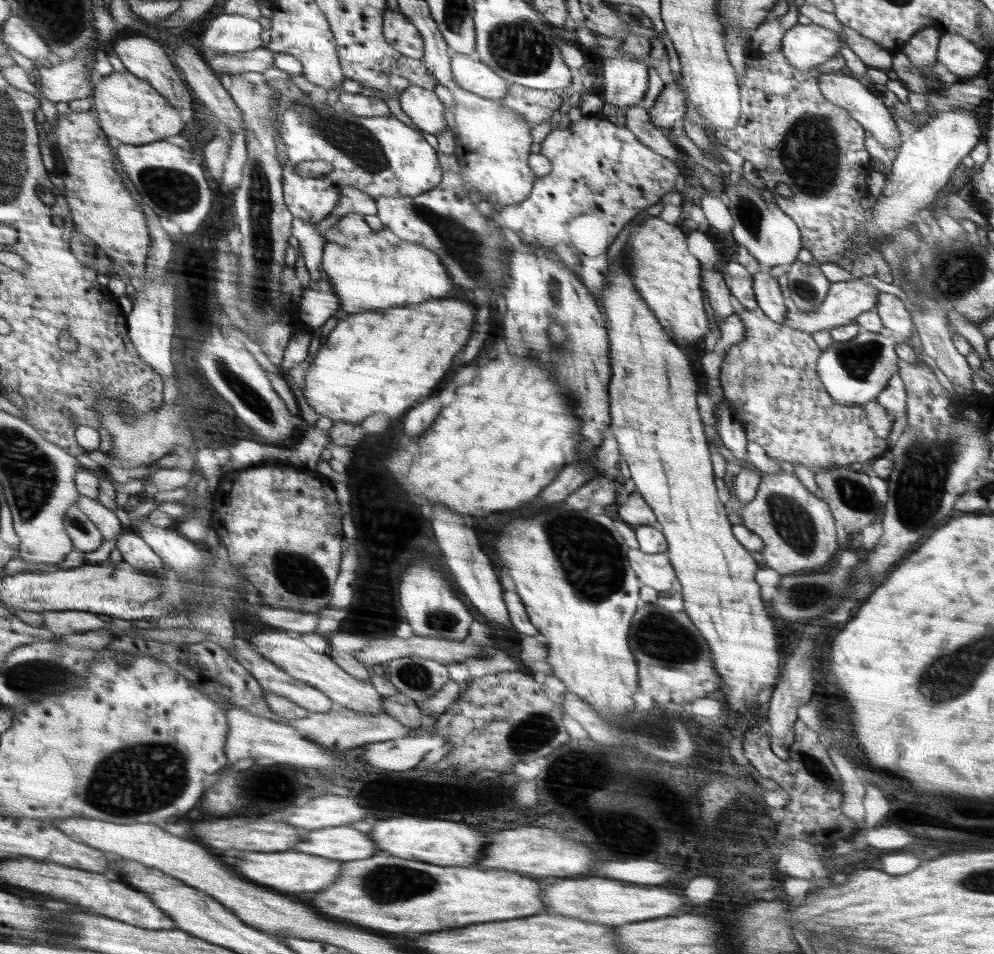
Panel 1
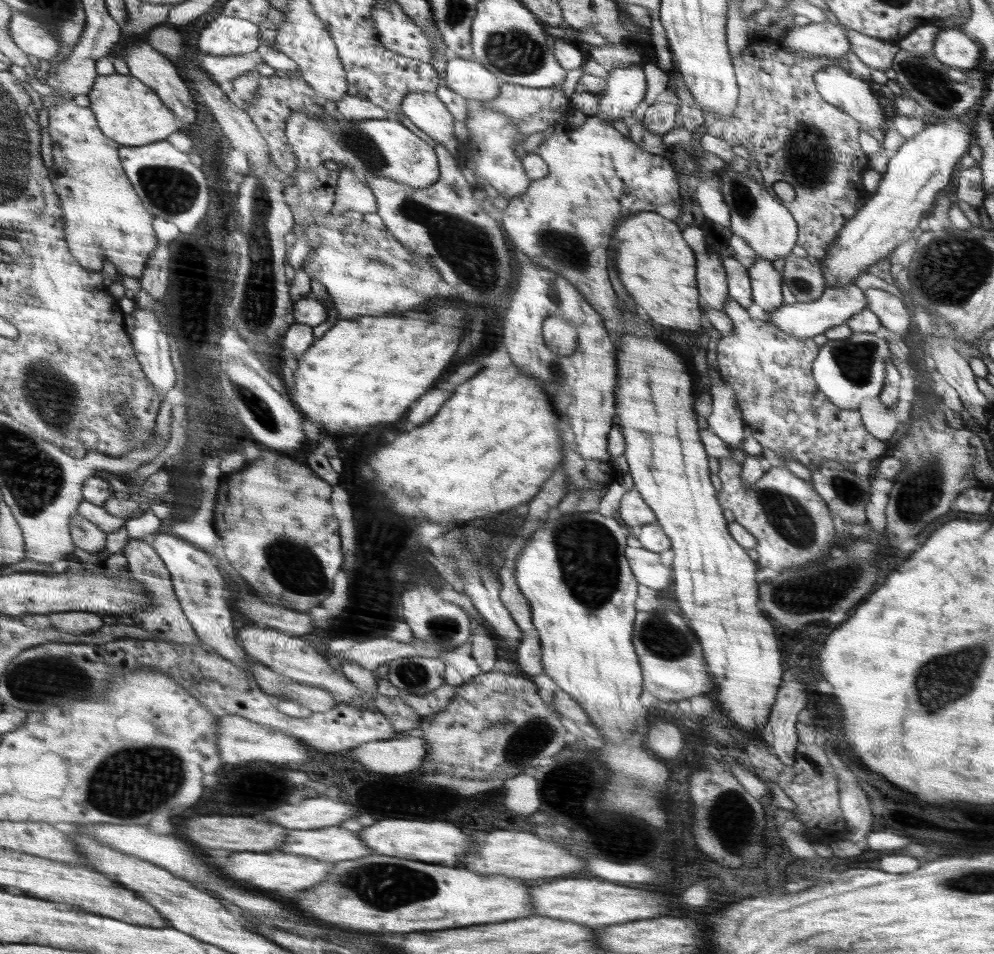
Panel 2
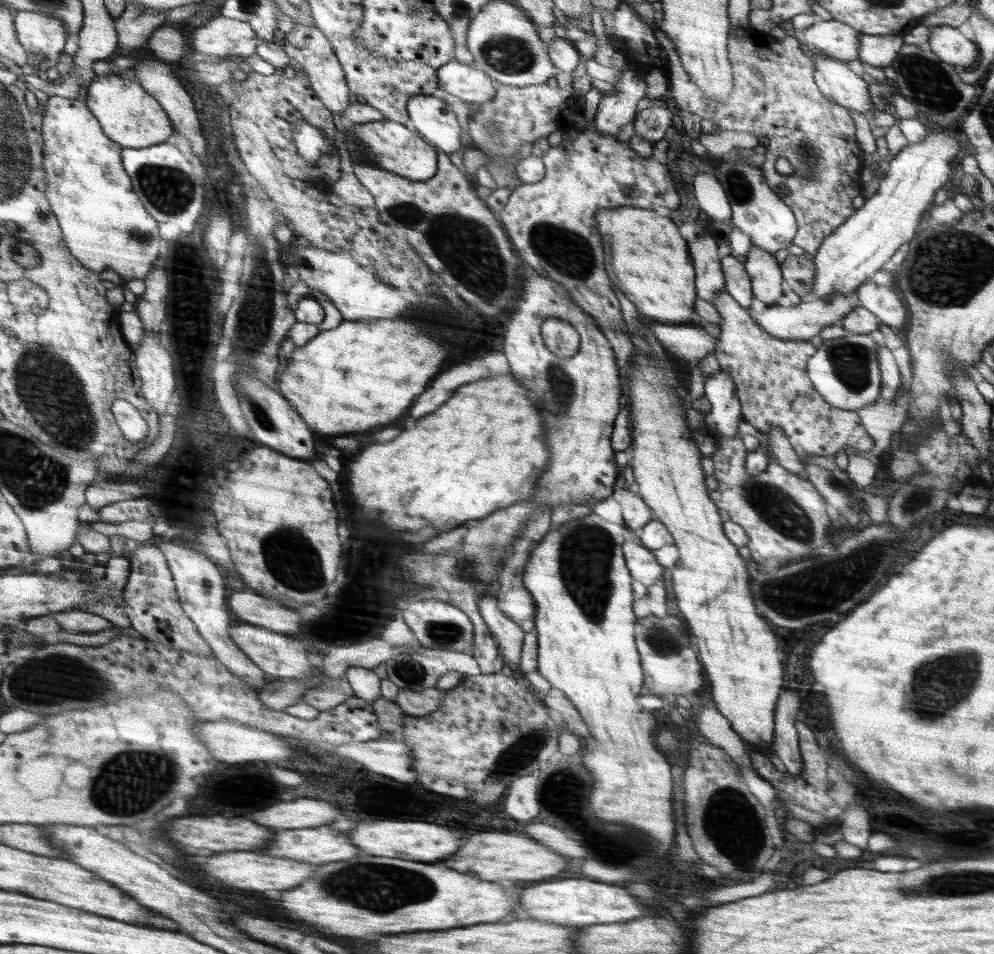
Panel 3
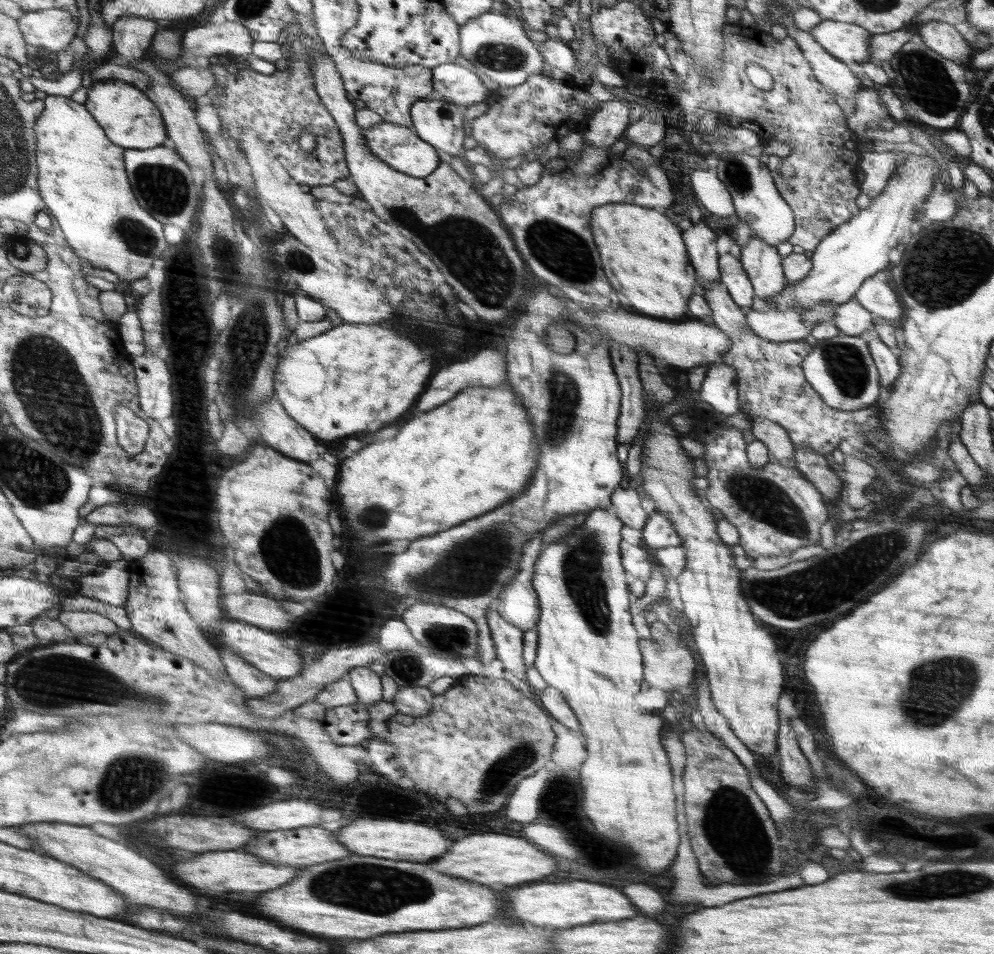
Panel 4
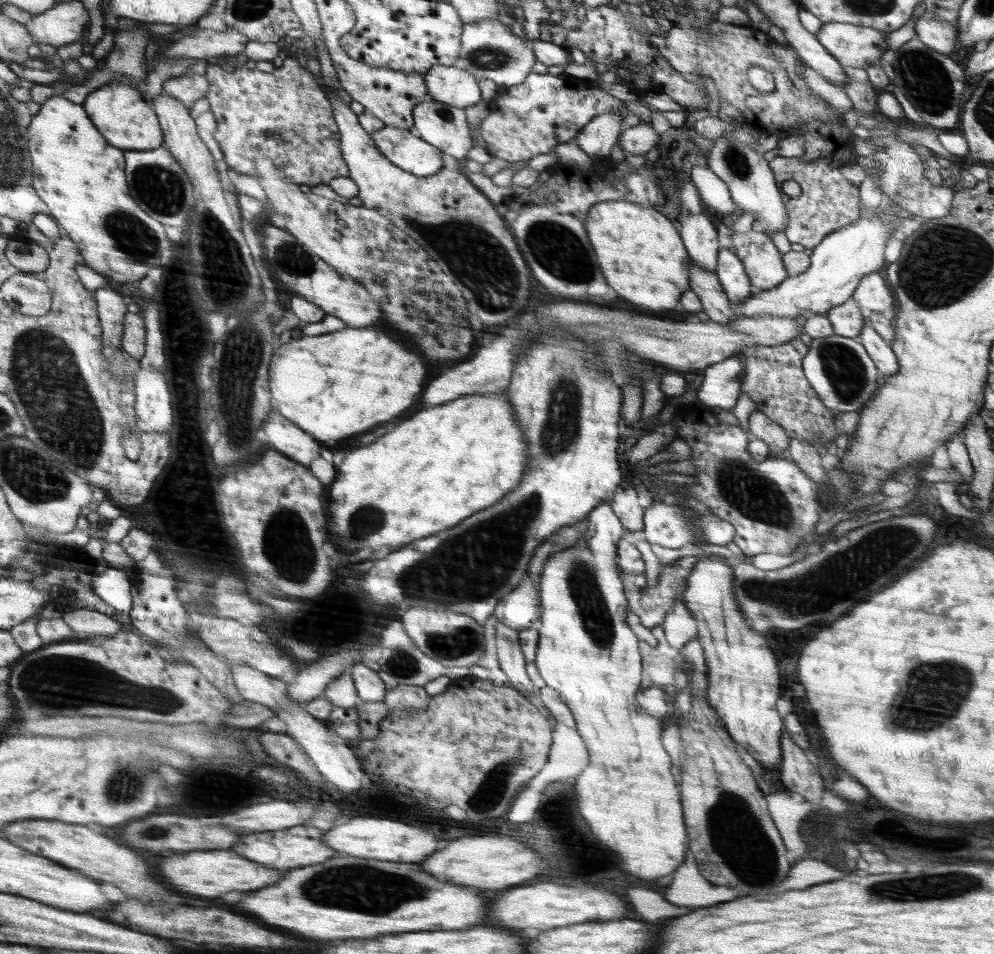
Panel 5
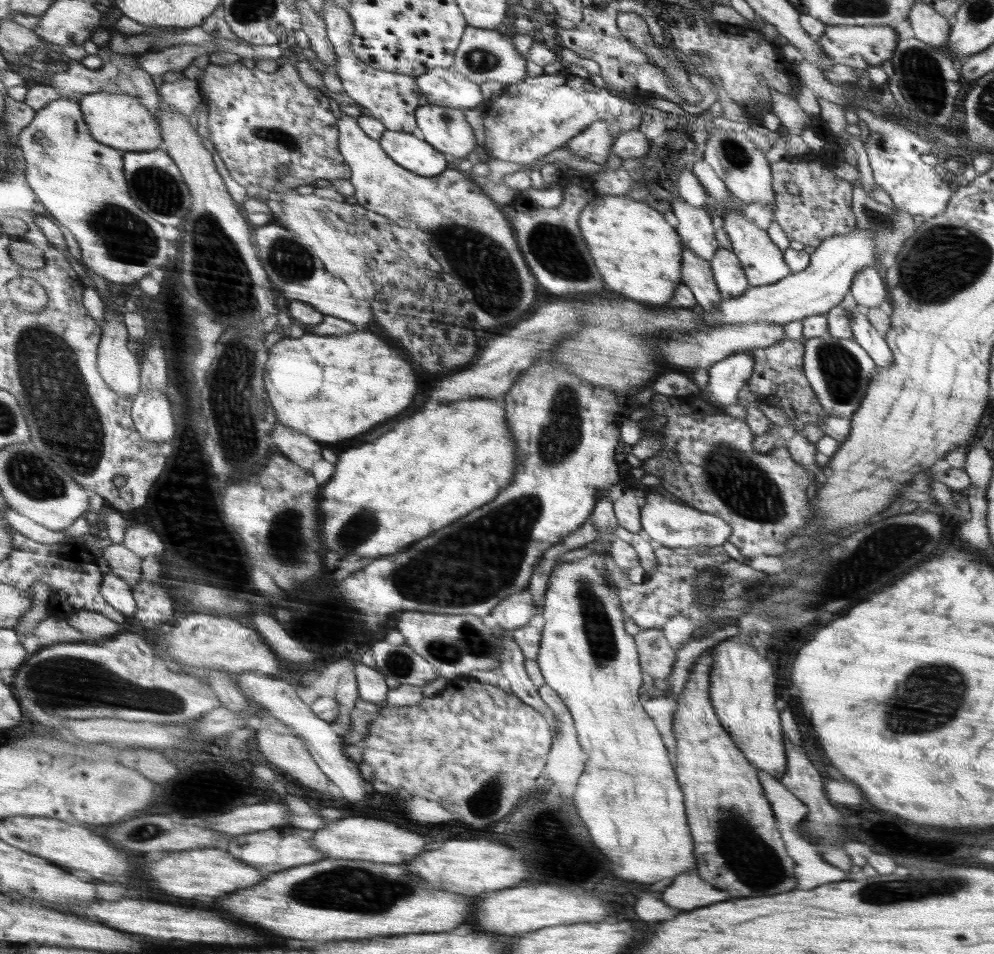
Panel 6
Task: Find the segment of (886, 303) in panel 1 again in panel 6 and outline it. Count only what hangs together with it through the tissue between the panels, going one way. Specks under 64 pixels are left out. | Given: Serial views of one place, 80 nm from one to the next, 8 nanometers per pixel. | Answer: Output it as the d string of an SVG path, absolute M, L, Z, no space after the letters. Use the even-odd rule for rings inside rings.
M871 266L860 269L850 285L849 296L858 305L874 308L886 301L889 292L882 276Z

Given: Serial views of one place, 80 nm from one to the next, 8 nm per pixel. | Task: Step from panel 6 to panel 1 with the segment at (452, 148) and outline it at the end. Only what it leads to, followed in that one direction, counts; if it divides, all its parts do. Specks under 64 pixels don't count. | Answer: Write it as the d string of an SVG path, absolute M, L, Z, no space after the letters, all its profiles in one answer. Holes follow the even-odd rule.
M408 87L399 100L402 112L422 131L438 137L446 129L442 102L430 89Z

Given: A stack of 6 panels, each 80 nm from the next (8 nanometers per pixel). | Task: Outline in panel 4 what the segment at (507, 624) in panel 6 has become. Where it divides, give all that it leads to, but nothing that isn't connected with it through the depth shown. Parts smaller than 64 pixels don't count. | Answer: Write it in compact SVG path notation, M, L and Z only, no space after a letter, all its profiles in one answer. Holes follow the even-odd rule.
M544 530L537 532L536 538L532 538L528 542L519 564L519 576L514 576L512 584L508 583L504 587L506 590L501 592L493 606L506 622L521 628L523 631L530 630L539 621L538 595L532 588L532 579L534 579L536 558L541 553L543 532Z

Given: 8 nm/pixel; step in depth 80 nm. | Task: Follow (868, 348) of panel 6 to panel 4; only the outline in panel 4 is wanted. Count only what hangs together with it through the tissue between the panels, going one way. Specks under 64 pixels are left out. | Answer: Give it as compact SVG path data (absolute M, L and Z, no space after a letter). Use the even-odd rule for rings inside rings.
M868 340L867 345L879 372L880 386L882 390L889 392L901 376L899 357L896 357L890 347L881 340Z

